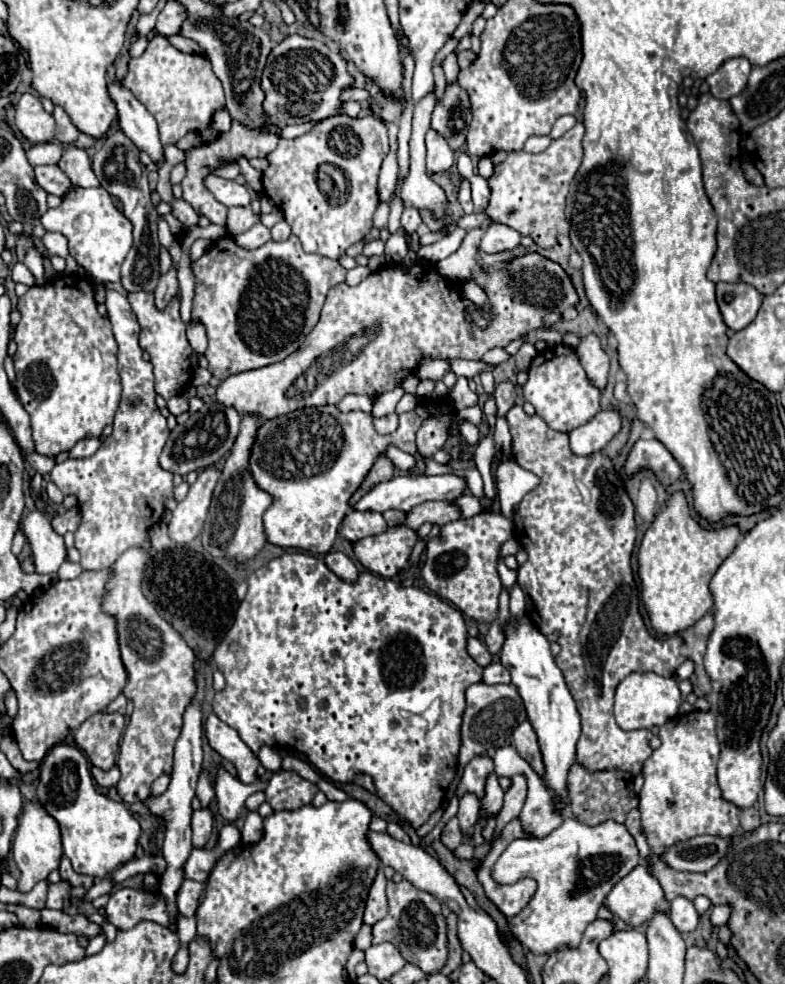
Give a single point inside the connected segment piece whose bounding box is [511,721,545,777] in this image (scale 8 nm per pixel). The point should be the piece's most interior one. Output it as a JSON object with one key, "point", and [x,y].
{"point":[524,739]}

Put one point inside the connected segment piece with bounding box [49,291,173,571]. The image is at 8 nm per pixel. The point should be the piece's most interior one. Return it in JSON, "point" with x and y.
{"point":[120,489]}

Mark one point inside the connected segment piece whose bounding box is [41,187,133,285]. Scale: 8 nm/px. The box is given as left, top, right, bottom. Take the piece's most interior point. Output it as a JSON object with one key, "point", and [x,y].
{"point":[99,237]}

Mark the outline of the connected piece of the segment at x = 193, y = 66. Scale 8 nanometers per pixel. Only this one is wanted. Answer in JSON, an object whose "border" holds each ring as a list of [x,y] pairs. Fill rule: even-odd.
{"border":[[[153,37],[145,53],[131,59],[127,75],[121,81],[147,107],[159,125],[161,143],[177,143],[187,131],[199,131],[211,123],[217,107],[223,107],[223,87],[213,75],[203,55],[187,55],[175,49],[165,37]]]}

